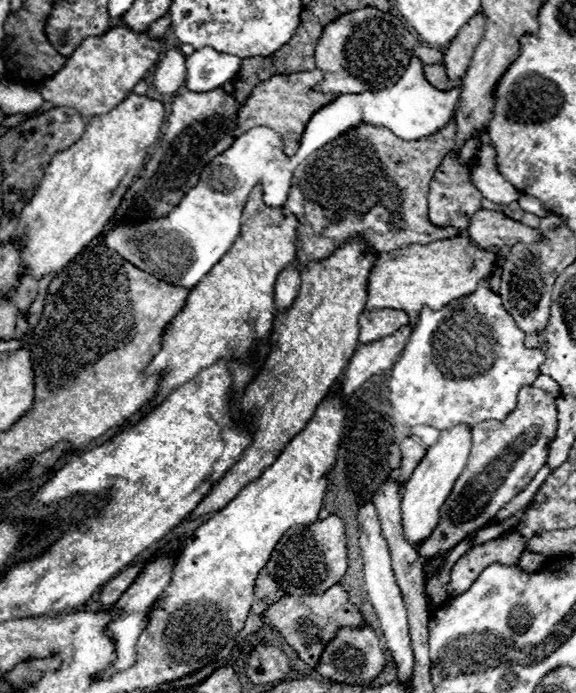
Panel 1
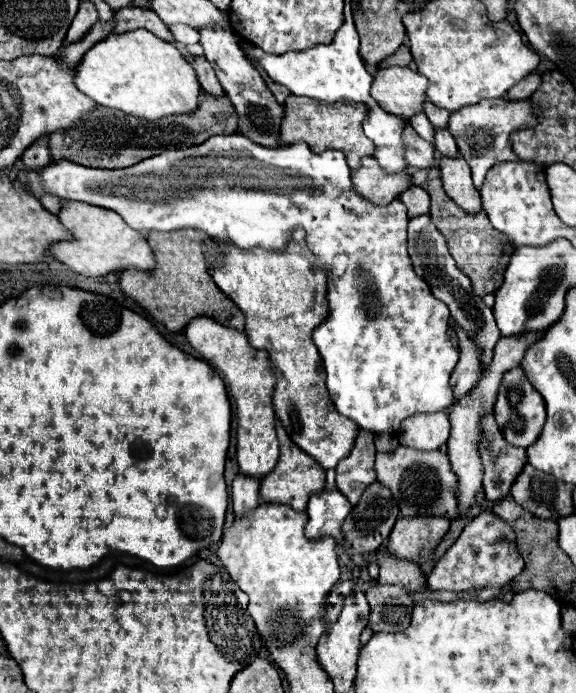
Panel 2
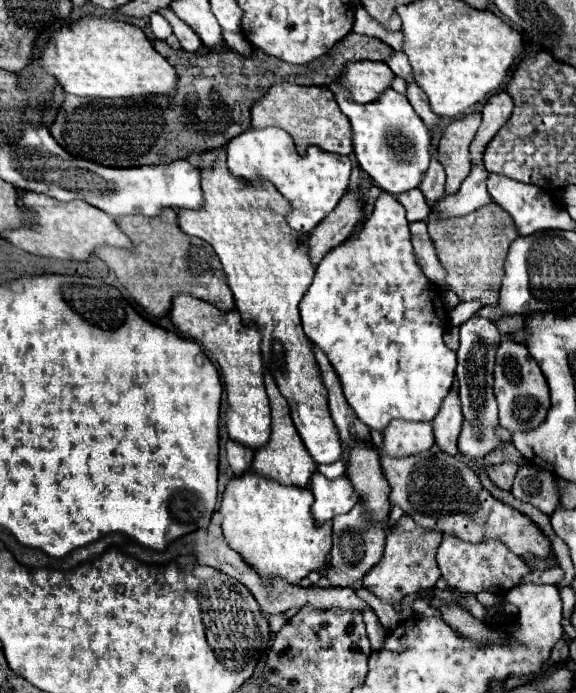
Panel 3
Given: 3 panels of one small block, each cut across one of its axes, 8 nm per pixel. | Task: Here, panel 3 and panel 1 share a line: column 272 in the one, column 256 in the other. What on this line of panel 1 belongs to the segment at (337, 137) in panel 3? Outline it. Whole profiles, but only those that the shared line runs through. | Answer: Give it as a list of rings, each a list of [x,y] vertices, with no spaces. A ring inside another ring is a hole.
[[[312,70],[310,74],[298,72],[298,74],[278,76],[278,78],[270,78],[266,82],[260,82],[258,86],[254,86],[254,90],[252,90],[250,98],[246,98],[244,106],[238,108],[234,136],[240,136],[246,130],[256,128],[256,126],[268,126],[270,130],[280,134],[280,138],[284,140],[284,152],[294,154],[298,150],[302,132],[304,132],[310,116],[336,98],[334,94],[322,94],[322,92],[312,90],[312,86],[318,84],[322,78],[324,78],[324,74],[320,70]]]

